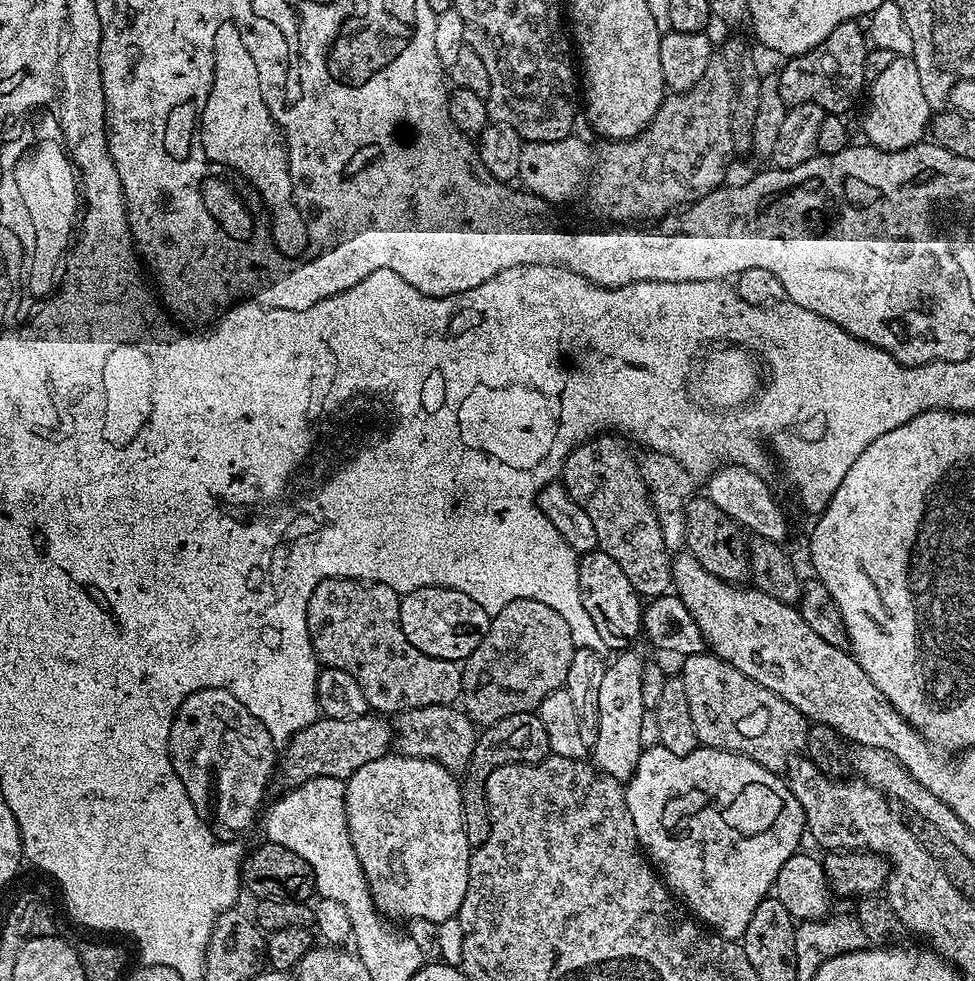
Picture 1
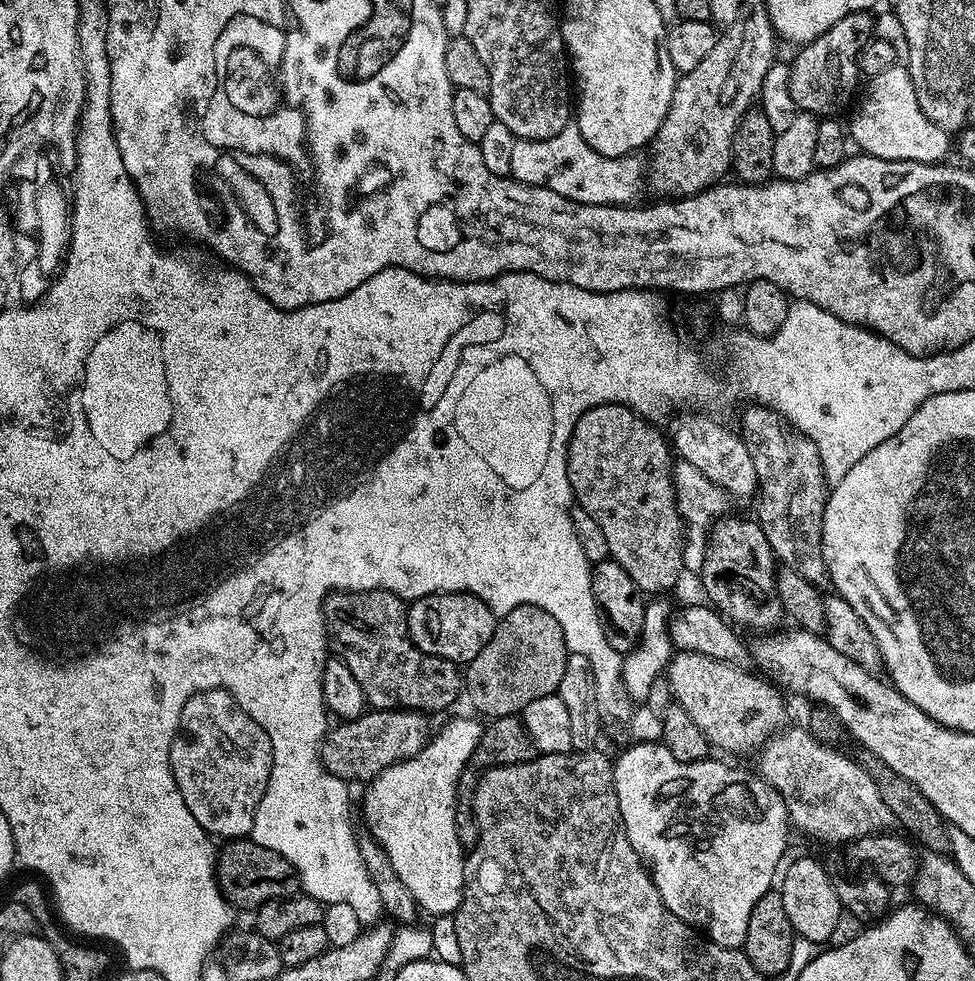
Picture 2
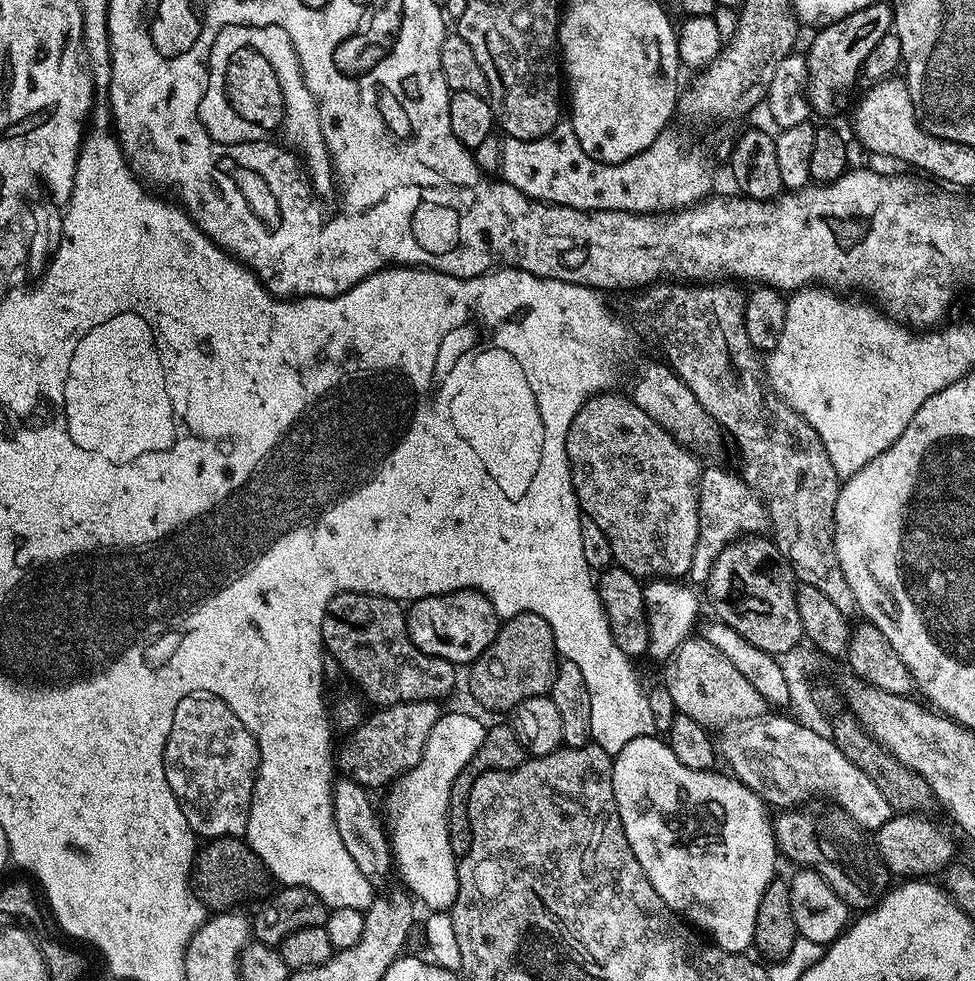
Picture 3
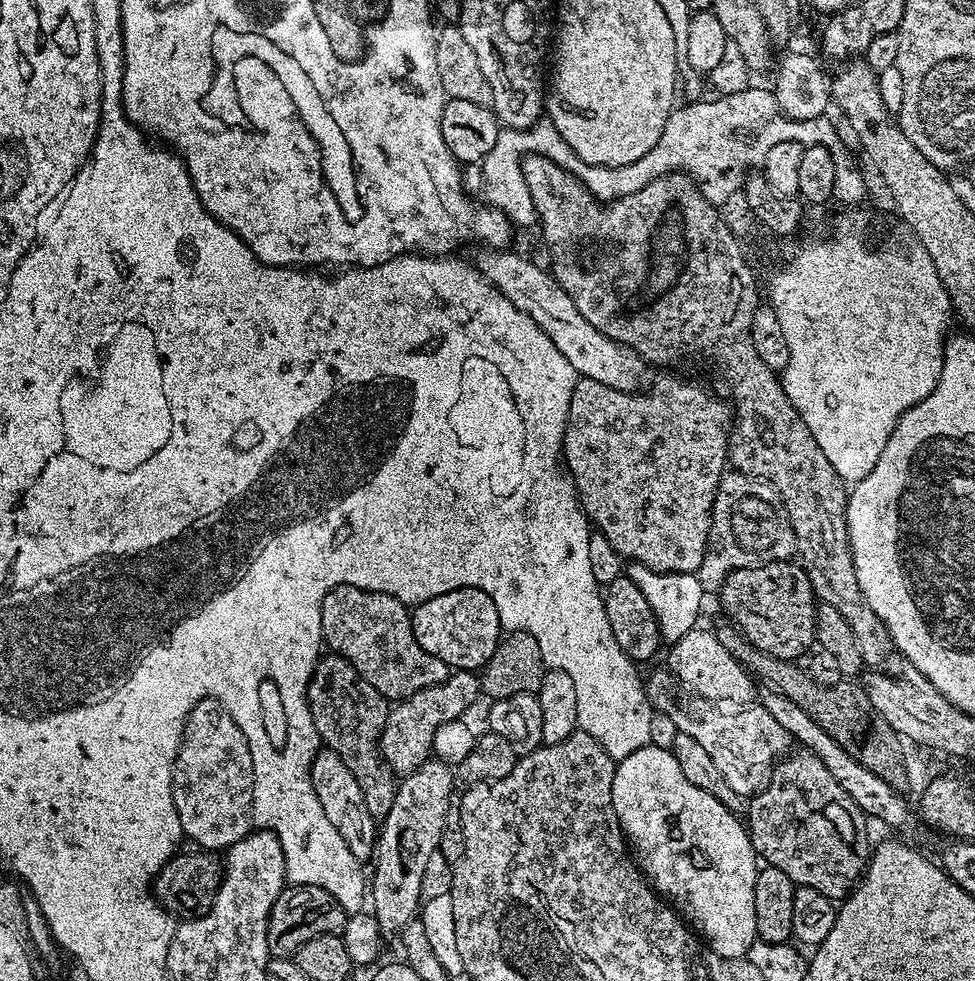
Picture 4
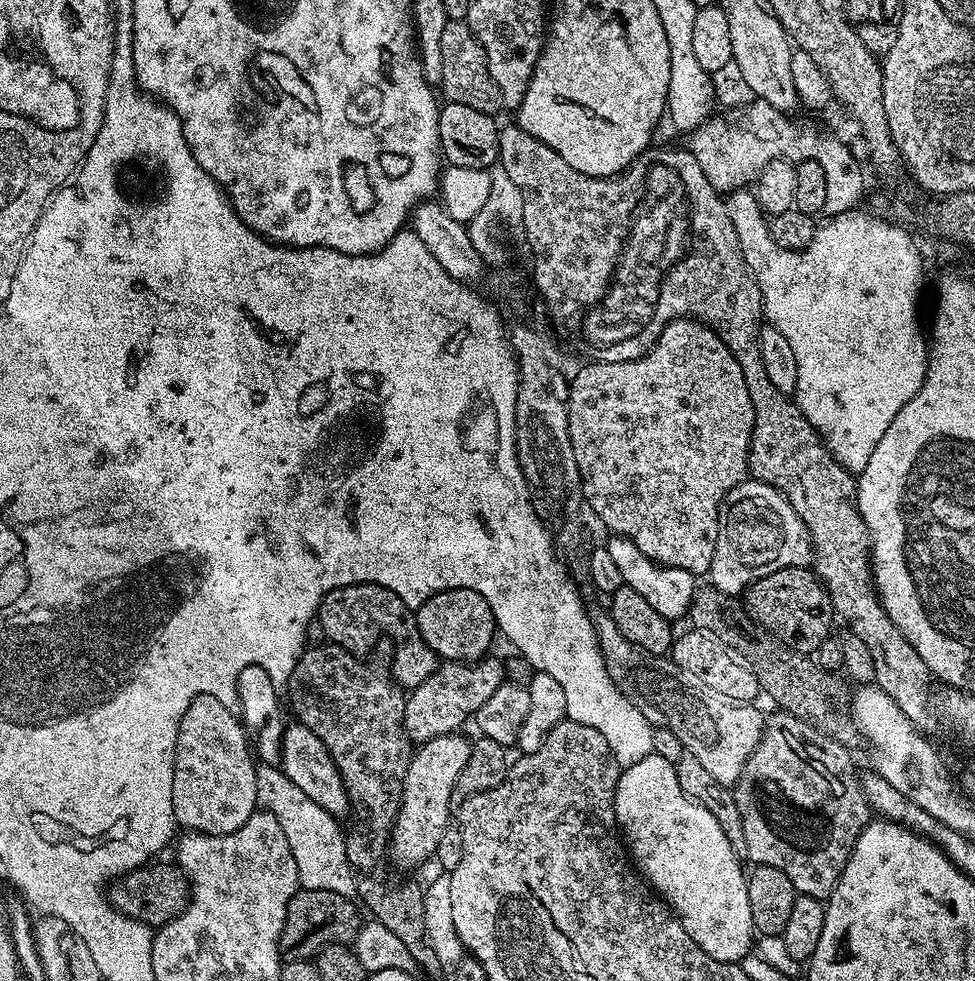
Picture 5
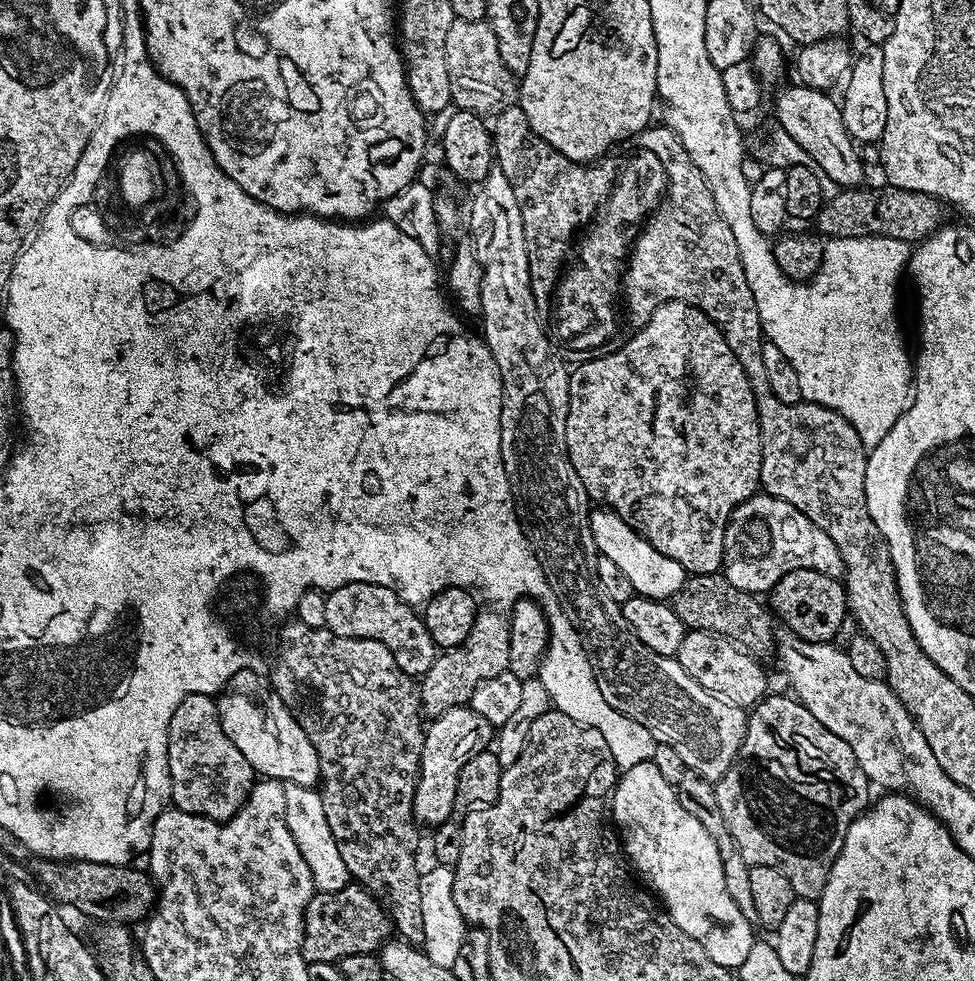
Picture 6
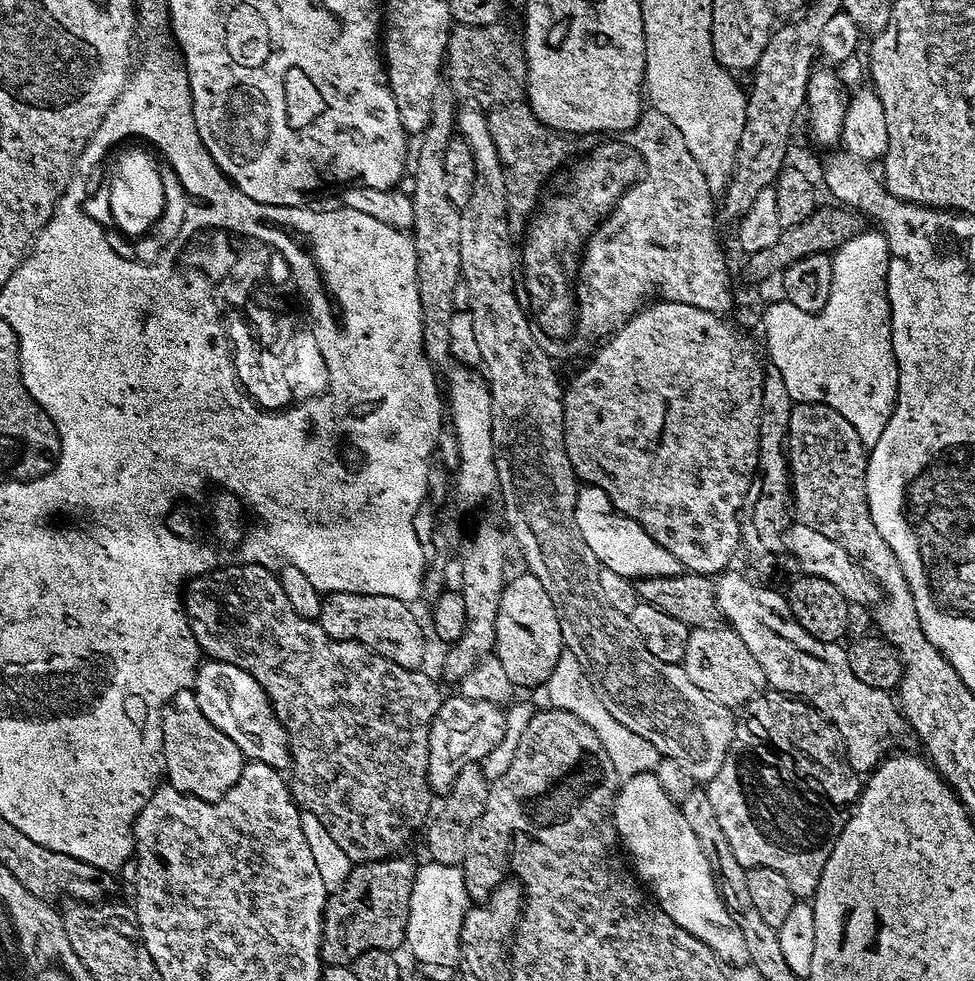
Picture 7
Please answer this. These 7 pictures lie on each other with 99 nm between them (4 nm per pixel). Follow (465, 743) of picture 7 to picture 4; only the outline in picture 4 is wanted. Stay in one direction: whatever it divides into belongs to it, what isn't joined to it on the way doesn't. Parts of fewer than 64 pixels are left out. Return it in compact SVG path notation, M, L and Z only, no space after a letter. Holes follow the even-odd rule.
M430 758L422 766L418 766L418 770L414 770L408 776L403 777L399 781L398 787L396 789L396 795L392 797L390 803L387 805L388 813L385 814L384 820L382 816L382 823L378 828L378 839L376 842L376 851L374 853L374 865L376 864L376 873L371 873L370 876L370 904L373 904L376 909L374 909L374 915L378 927L380 928L381 933L388 934L399 934L403 928L407 926L411 920L417 919L418 913L422 907L422 895L420 896L420 891L424 888L424 871L428 868L428 859L433 855L437 855L438 849L440 847L441 840L444 839L446 835L446 827L444 828L444 823L448 820L448 807L453 807L454 796L452 800L452 784L454 785L454 772L451 767L445 761L439 758Z

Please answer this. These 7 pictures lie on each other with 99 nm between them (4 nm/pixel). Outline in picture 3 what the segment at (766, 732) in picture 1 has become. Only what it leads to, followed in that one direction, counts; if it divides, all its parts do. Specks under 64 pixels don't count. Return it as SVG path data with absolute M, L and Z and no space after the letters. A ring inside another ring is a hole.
M703 638L684 640L682 646L678 646L678 650L674 650L674 654L668 657L666 667L668 669L664 672L663 683L670 690L670 698L674 698L677 713L694 718L699 724L727 726L737 720L753 720L755 716L765 715L766 703L762 695L750 686L750 682L730 662L730 658L726 658L721 650L715 649Z

